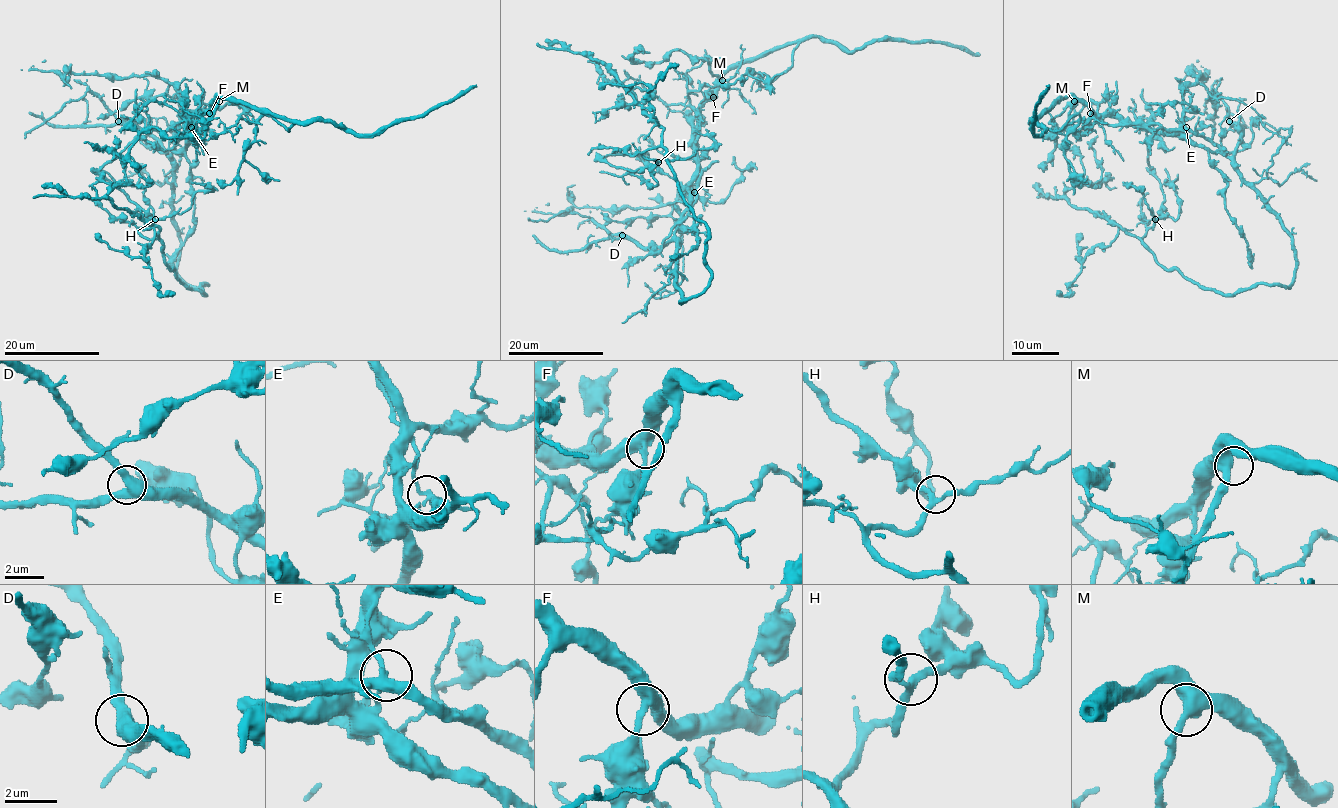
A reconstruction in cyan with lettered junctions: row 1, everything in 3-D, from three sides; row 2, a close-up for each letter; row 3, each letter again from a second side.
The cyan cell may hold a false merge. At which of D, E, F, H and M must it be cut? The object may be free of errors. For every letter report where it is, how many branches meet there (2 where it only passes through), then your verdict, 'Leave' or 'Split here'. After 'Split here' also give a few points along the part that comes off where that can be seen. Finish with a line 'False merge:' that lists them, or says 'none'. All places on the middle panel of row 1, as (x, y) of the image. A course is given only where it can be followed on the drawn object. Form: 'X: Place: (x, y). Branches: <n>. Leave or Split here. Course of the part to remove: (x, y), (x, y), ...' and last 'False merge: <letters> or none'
D: Place: (622, 235). Branches: 3. Leave
E: Place: (694, 192). Branches: 3. Split here. Course of the part to remove: (694, 193), (680, 302), (708, 284), (708, 227), (611, 71), (650, 93), (587, 60)
F: Place: (713, 97). Branches: 3. Leave
H: Place: (658, 162). Branches: 3. Leave
M: Place: (722, 80). Branches: 3. Leave
False merge: E

